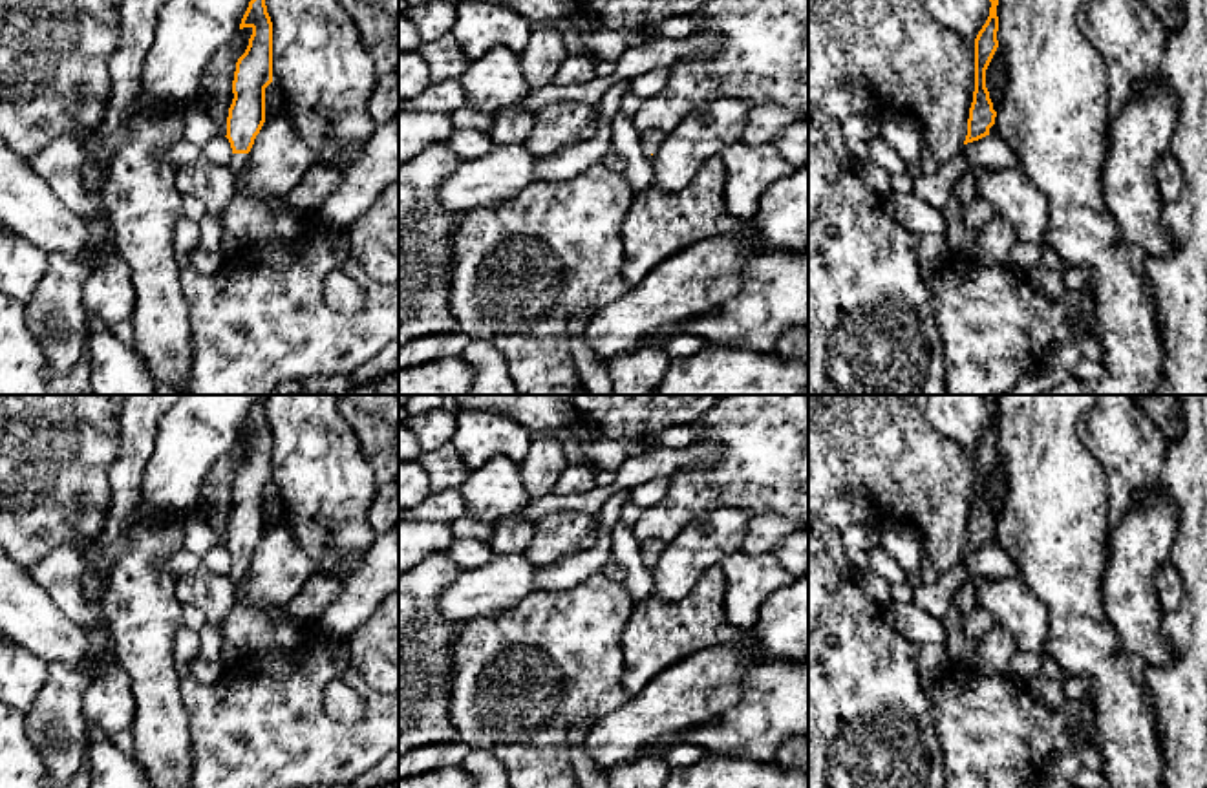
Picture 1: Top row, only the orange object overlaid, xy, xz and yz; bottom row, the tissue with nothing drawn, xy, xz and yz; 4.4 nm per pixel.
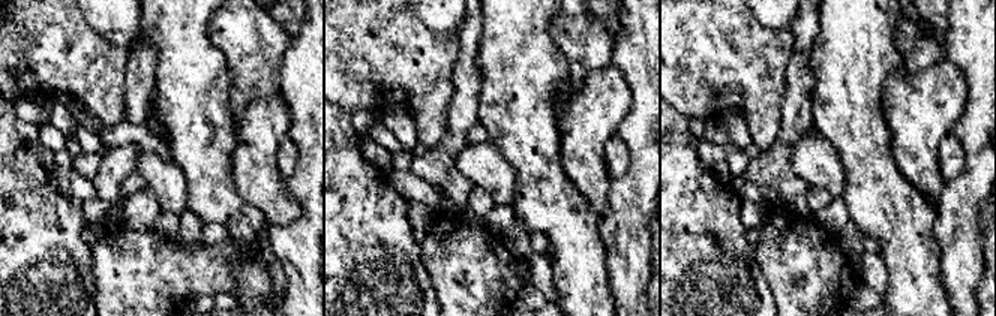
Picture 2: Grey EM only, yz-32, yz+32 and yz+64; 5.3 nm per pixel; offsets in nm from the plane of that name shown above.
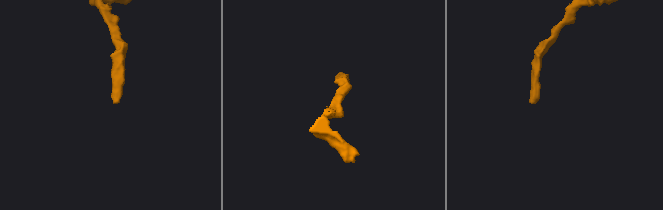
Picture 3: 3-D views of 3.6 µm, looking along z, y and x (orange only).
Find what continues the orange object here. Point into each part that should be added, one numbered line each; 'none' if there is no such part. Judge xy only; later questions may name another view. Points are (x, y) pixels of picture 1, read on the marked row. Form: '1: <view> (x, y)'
1: xy (238, 161)

